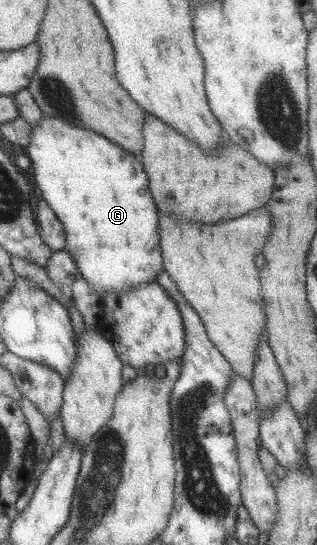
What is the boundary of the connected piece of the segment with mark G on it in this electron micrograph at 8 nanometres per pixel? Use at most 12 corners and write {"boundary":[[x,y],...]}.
{"boundary":[[43,115],[26,154],[99,298],[163,270],[140,156]]}

